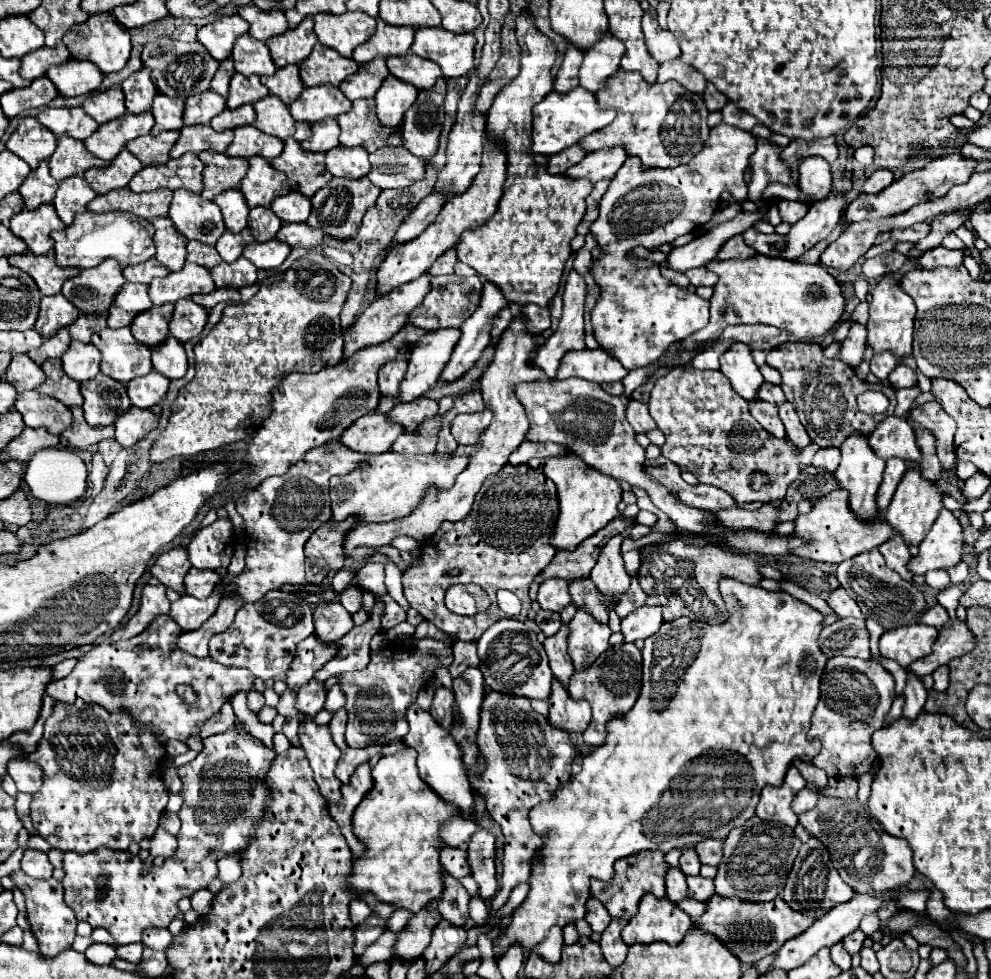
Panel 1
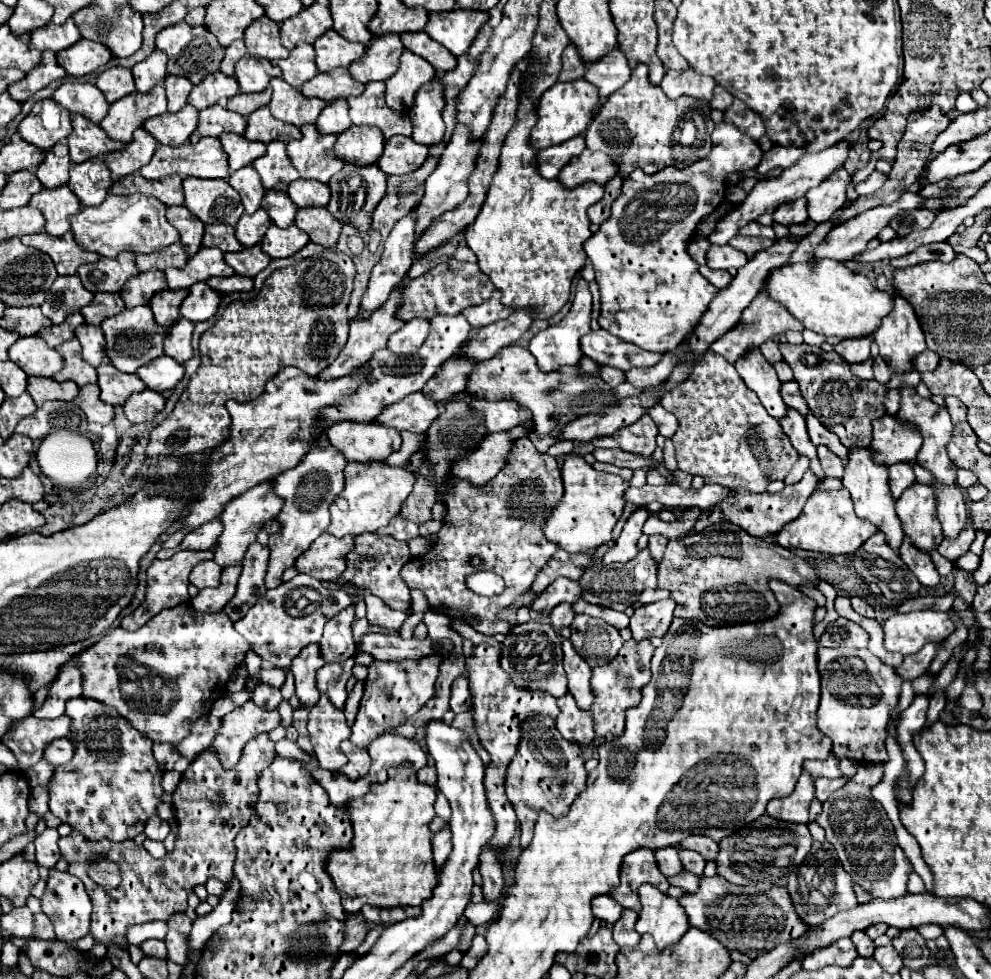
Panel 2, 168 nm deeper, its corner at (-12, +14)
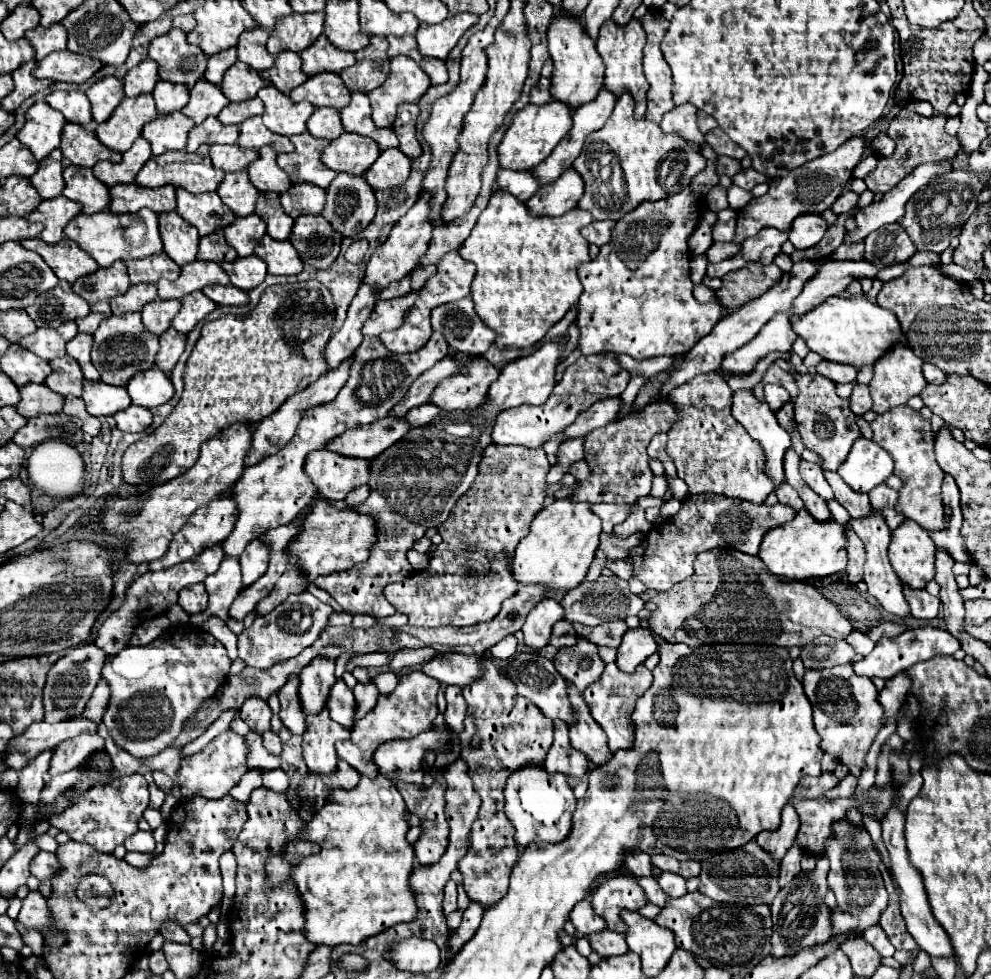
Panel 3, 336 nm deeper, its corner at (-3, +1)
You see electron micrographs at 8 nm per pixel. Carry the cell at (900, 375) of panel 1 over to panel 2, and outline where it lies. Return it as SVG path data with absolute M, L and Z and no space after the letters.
M924 350L922 354L916 356L916 360L914 360L914 368L922 374L922 372L930 372L930 370L934 370L934 368L938 366L938 362L940 362L940 356L938 356L936 352L932 352L932 350Z

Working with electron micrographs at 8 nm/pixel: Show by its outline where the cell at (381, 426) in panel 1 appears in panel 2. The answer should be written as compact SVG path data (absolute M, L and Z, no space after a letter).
M340 422L328 428L328 444L340 450L346 462L370 464L386 460L392 452L400 450L402 438L398 430L378 424L352 424Z

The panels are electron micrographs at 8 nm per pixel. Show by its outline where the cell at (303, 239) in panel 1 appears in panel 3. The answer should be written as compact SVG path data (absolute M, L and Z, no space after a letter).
M299 215L291 231L291 243L303 263L315 269L327 269L339 255L341 235L331 229L323 215Z

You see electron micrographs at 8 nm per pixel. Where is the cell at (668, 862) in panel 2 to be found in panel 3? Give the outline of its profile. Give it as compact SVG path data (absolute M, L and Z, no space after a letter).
M635 853L635 855L627 855L625 859L625 867L635 873L637 877L651 877L653 875L653 865L651 865L651 857L647 853Z

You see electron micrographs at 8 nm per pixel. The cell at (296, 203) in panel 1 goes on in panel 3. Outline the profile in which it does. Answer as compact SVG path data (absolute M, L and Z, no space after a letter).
M295 183L281 195L281 205L293 219L307 213L321 213L325 207L325 191L311 183Z

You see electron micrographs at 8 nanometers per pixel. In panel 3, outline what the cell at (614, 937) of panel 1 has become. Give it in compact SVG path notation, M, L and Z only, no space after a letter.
M603 929L595 935L589 935L593 951L597 951L601 957L611 957L611 955L625 955L627 943L625 943L625 933L617 933L611 929Z

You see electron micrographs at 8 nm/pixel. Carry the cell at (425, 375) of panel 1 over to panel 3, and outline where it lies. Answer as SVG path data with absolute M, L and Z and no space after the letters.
M433 331L427 345L411 355L391 355L383 343L379 343L379 337L365 337L355 351L355 363L351 365L349 381L343 385L339 395L329 403L307 409L291 443L261 463L247 467L247 471L237 479L233 487L237 521L231 535L221 543L225 557L239 557L243 549L263 531L291 523L291 519L317 495L311 477L305 473L305 459L311 451L327 447L335 437L351 427L359 427L389 415L409 391L411 383L437 361L441 361L447 353L449 345L445 337L439 335L439 331Z

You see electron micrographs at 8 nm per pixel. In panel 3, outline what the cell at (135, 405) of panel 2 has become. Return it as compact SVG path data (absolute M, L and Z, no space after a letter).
M129 405L127 409L123 409L123 411L119 411L115 415L115 421L117 421L117 427L121 431L141 433L141 431L145 431L153 423L153 415L151 415L151 411L147 407Z

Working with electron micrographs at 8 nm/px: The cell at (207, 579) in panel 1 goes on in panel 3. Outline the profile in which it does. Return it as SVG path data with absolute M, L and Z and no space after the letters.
M195 583L191 587L183 587L183 591L179 591L179 605L189 611L203 611L203 607L207 607L207 589L203 583Z

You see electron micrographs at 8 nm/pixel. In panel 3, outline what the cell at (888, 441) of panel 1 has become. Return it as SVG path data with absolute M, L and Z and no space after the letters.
M859 437L851 447L851 455L847 455L837 473L855 491L869 493L893 473L893 467L895 461L883 447L871 439Z

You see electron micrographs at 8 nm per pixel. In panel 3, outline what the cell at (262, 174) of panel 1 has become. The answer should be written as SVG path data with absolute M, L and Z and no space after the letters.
M263 147L263 151L259 151L259 159L251 163L251 167L247 167L253 187L261 193L265 191L283 193L287 191L287 187L291 187L287 173L277 167L275 159L277 159L277 153L271 151L271 147Z

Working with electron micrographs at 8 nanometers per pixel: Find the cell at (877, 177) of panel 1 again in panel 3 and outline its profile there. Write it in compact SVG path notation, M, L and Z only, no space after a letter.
M851 189L849 191L845 191L835 203L833 203L833 211L837 213L837 215L841 215L841 213L847 213L851 207L855 207L857 205L857 201L859 201L859 195L857 193L853 193Z

